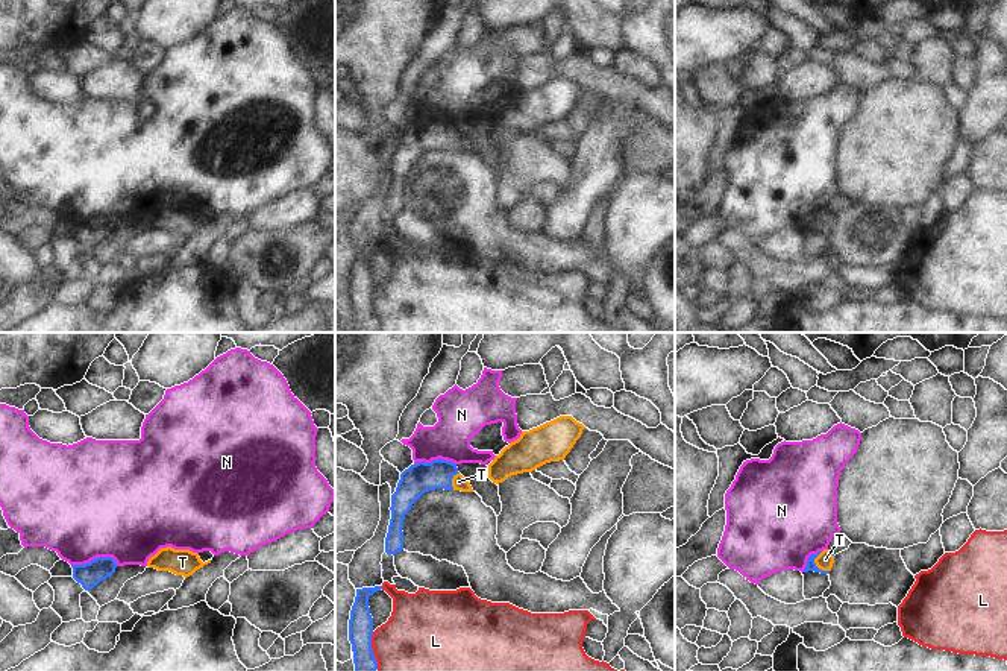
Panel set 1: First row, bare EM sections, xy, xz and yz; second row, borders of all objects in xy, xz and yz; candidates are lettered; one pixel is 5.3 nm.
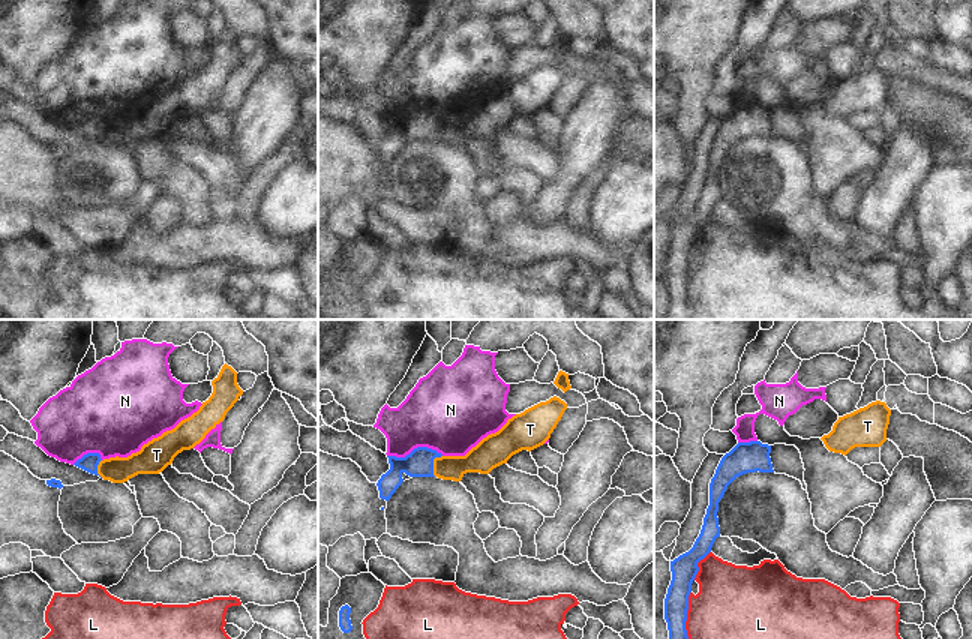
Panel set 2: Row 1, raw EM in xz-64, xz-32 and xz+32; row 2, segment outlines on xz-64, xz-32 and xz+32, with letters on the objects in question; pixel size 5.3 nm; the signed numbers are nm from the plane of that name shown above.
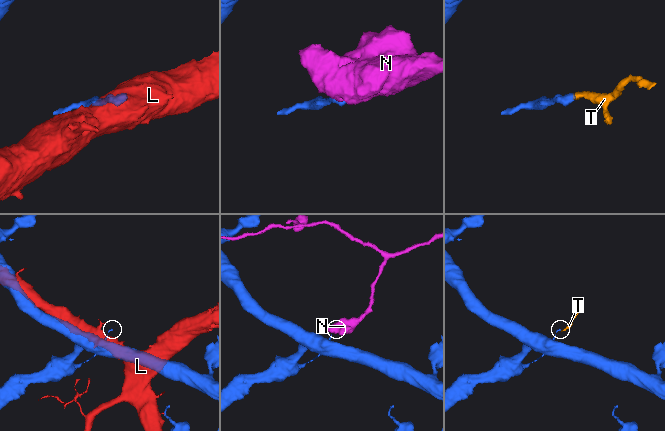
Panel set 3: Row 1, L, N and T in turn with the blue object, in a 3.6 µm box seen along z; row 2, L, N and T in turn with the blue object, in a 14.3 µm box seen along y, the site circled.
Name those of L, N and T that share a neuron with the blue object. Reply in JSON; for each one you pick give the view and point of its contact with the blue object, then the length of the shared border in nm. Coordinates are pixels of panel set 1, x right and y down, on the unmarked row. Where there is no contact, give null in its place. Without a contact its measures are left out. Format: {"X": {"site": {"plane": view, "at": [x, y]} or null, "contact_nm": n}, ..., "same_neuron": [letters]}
{"T": {"site": {"plane": "yz", "at": [815, 225]}, "contact_nm": 120}, "same_neuron": ["T"]}

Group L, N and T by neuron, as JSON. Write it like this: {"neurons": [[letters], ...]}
{"neurons": [["L"], ["N"], ["T"]]}

